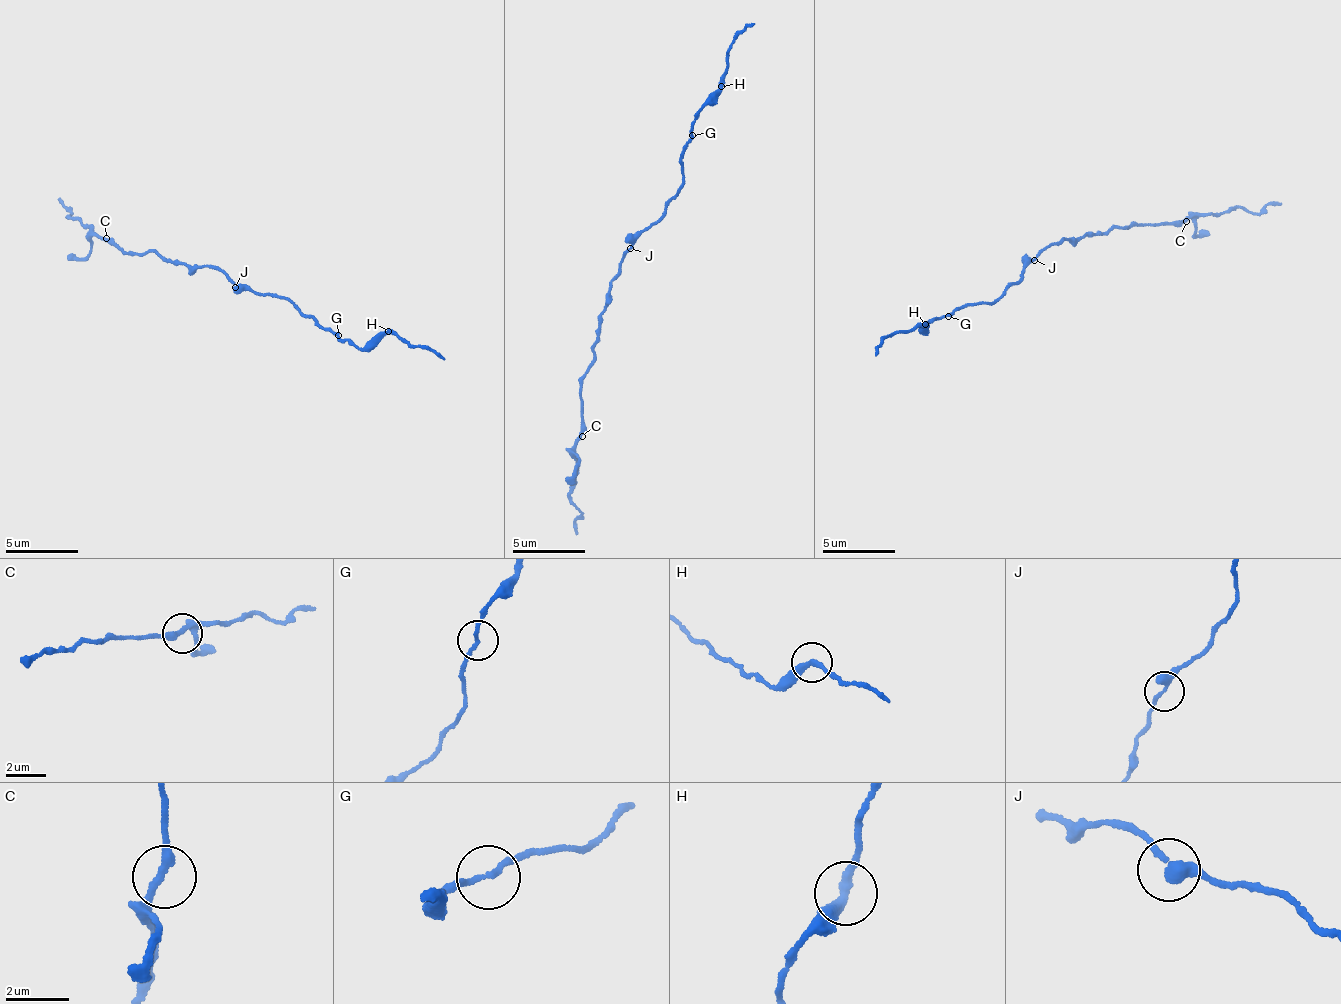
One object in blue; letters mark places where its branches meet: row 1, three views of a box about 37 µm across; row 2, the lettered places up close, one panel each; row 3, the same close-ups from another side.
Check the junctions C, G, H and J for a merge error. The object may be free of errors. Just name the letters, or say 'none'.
none

